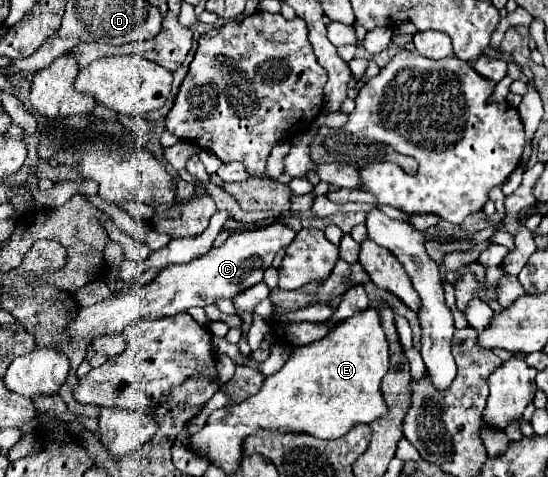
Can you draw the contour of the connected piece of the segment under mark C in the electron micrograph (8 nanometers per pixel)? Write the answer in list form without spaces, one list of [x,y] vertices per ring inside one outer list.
[[[272,223],[254,231],[236,231],[228,237],[222,247],[212,247],[208,255],[198,257],[186,265],[164,267],[164,271],[144,287],[128,289],[116,293],[106,301],[100,301],[90,307],[82,307],[68,327],[70,339],[94,339],[110,333],[122,333],[128,323],[142,319],[160,319],[166,315],[176,315],[188,307],[206,307],[212,305],[216,297],[228,297],[242,293],[244,289],[262,281],[264,271],[272,265],[276,253],[288,247],[296,237],[296,231],[284,223]]]

